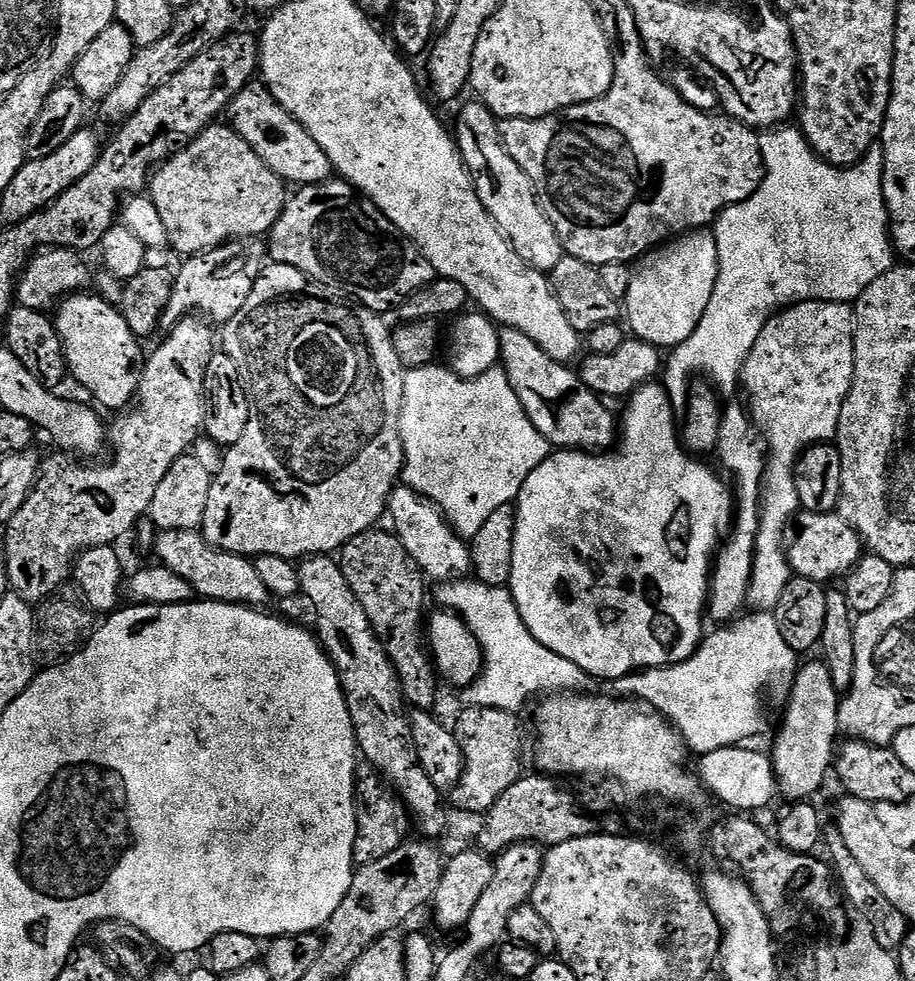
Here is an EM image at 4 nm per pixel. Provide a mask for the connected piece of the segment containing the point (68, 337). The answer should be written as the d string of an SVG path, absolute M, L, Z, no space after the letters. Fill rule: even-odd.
M73 294L59 301L54 312L56 333L64 347L71 379L76 379L102 407L124 410L140 389L141 341L126 326L119 307L106 303L98 294L88 295Z

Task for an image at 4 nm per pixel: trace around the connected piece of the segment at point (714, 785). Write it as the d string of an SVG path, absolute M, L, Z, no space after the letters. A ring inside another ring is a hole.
M736 745L722 747L697 761L697 777L701 785L736 812L751 812L766 807L777 797L778 785L771 757L767 753L750 750L751 747Z

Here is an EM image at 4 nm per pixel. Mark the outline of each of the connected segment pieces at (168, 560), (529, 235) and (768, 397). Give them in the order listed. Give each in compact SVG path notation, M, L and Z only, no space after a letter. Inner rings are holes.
M161 531L155 537L155 550L157 558L160 559L157 561L163 567L174 570L178 578L184 578L197 597L258 609L263 609L267 605L264 603L270 600L268 587L258 574L255 559L218 550L210 546L210 542L206 542L206 538L199 531Z
M471 102L456 116L454 139L464 159L464 166L472 174L472 182L482 206L492 216L514 251L532 268L551 274L564 255L564 244L554 230L550 218L541 208L536 189L530 178L510 158L500 137L498 117L485 104Z
M807 300L772 316L746 358L742 392L744 388L752 420L768 446L760 530L748 587L747 607L752 612L775 613L782 590L792 581L786 533L801 511L796 463L806 449L836 439L842 402L846 402L854 378L855 337L856 313L851 303Z

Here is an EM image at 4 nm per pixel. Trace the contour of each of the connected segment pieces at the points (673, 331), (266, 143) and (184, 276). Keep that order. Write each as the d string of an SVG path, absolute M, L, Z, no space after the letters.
M712 230L685 232L641 256L626 299L626 324L631 335L661 350L671 350L686 342L702 314L706 314L706 306L710 306L719 269L716 233Z
M263 83L247 84L228 105L226 120L232 129L250 146L250 150L254 150L254 154L258 154L258 158L262 158L262 162L266 162L266 166L270 166L270 170L274 170L274 174L278 174L280 179L289 185L326 184L333 179L334 169L330 158L326 158L326 150L322 150L322 146L318 146L318 142L314 142L314 138L310 138L306 126L302 126L282 105L276 103L275 98L270 94L270 90L265 88Z
M260 238L237 240L198 256L189 256L183 263L180 272L178 268L175 273L170 302L160 317L159 327L164 330L170 330L179 320L193 314L219 322L234 318L234 314L246 306L246 298L250 298L250 290L254 290L254 282L260 277L260 270L266 263L266 244Z

